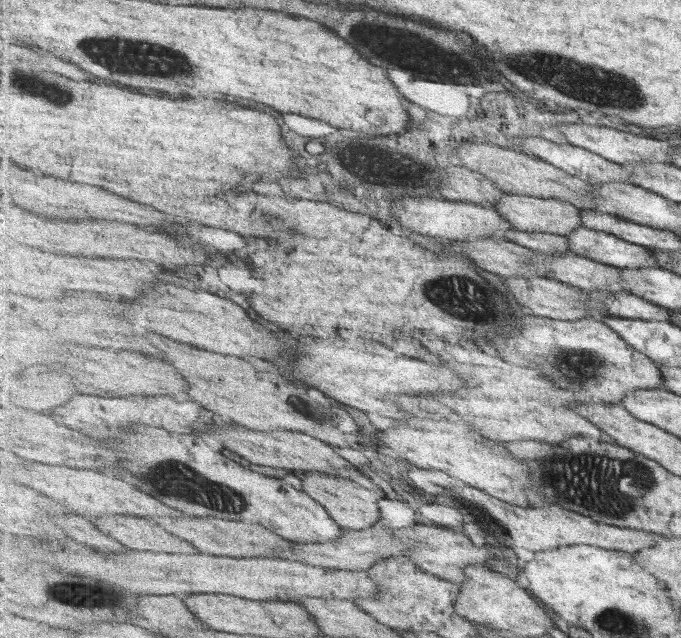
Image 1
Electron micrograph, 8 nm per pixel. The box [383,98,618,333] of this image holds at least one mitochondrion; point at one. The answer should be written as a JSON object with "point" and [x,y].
{"point":[453,297]}

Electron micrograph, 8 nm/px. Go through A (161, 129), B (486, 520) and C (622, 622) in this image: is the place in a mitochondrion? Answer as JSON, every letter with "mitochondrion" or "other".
{"A":"other","B":"mitochondrion","C":"mitochondrion"}

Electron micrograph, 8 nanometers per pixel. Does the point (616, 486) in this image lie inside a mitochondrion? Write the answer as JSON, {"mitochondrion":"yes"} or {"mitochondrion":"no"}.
{"mitochondrion":"yes"}

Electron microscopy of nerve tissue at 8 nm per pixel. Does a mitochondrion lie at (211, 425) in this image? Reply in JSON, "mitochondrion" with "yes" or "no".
{"mitochondrion":"no"}

